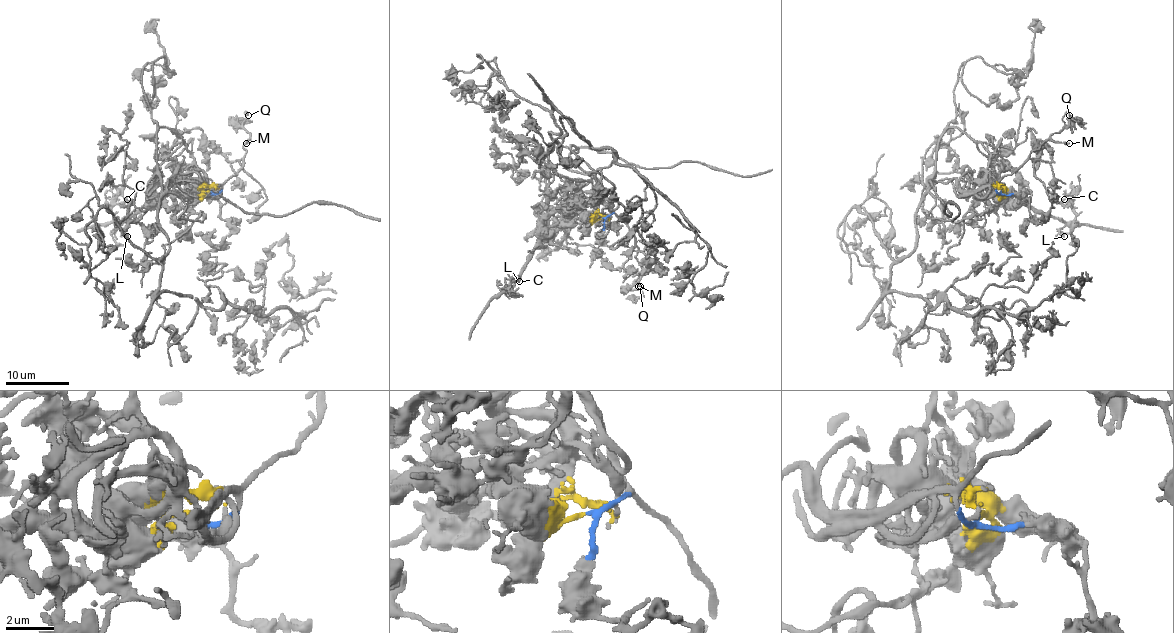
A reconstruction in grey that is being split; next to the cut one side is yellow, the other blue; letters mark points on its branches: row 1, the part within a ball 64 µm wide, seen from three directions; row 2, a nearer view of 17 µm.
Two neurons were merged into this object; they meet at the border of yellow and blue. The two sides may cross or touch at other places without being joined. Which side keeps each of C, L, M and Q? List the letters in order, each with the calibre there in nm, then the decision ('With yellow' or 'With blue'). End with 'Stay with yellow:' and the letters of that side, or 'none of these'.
C: Thickness 200 nm. With yellow
L: Thickness 140 nm. With yellow
M: Thickness 200 nm. With blue
Q: Thickness 110 nm. With blue
Stay with yellow: C, L

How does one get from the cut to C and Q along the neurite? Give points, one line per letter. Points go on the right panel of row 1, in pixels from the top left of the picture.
C: (1001, 191), (996, 194), (993, 178), (989, 185), (1003, 201), (1071, 221), (1074, 208), (1064, 205), (1064, 199)
Q: (1001, 191), (998, 193), (996, 183), (1058, 133), (1064, 125), (1063, 117), (1068, 112), (1069, 115)

